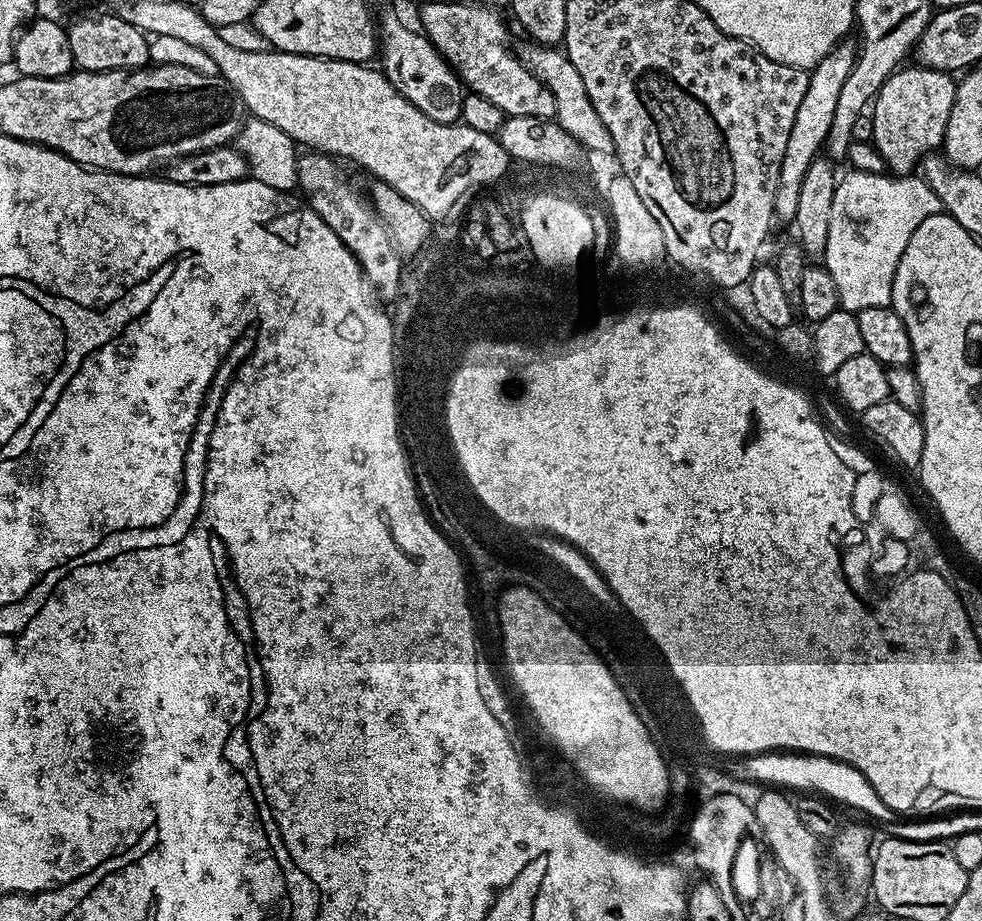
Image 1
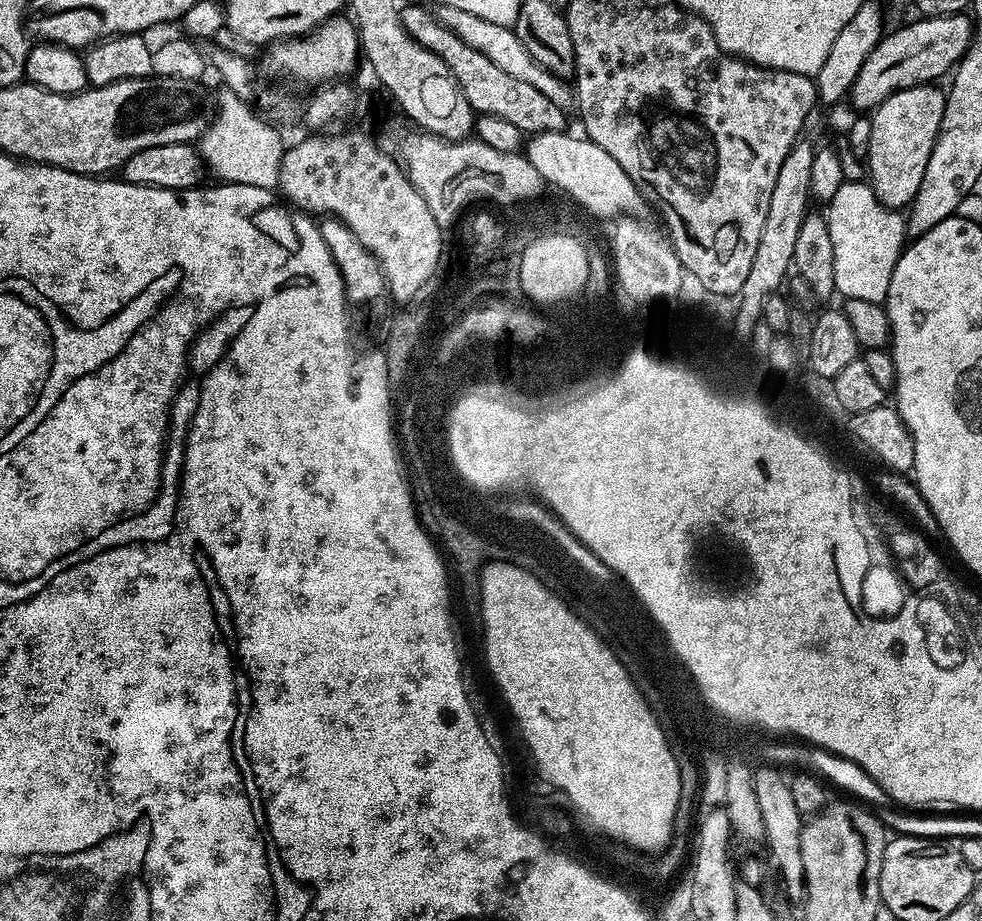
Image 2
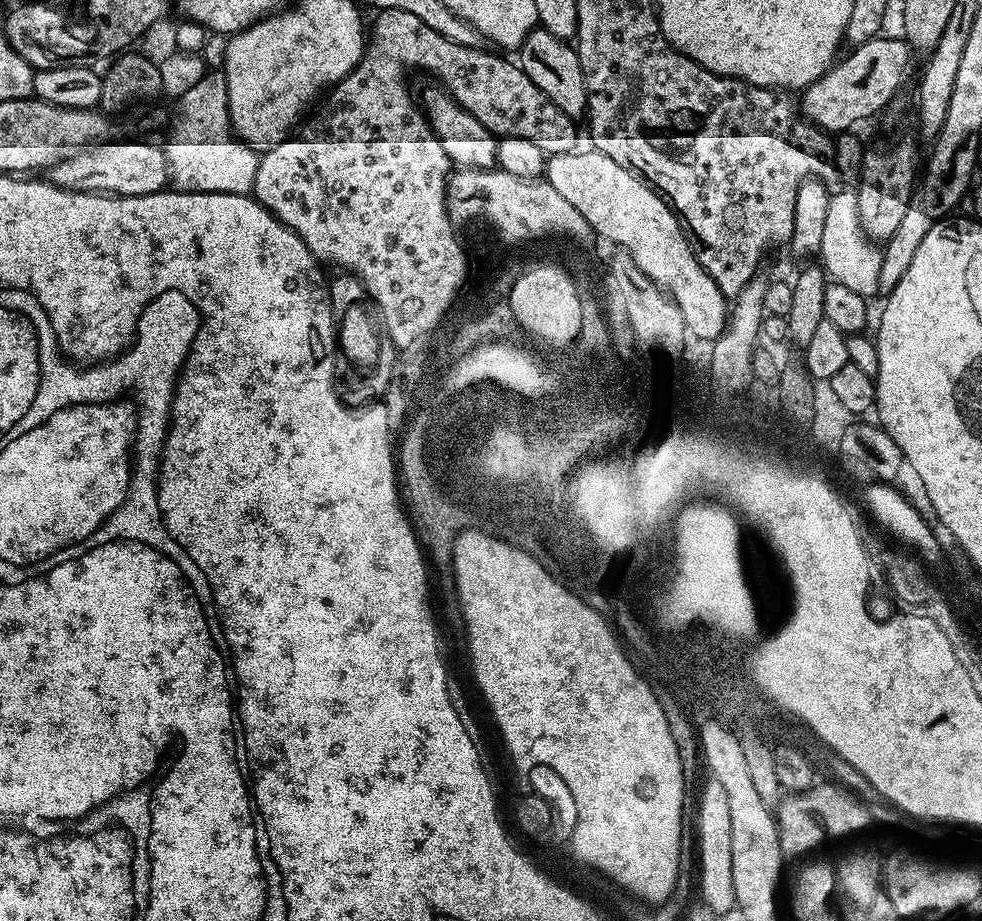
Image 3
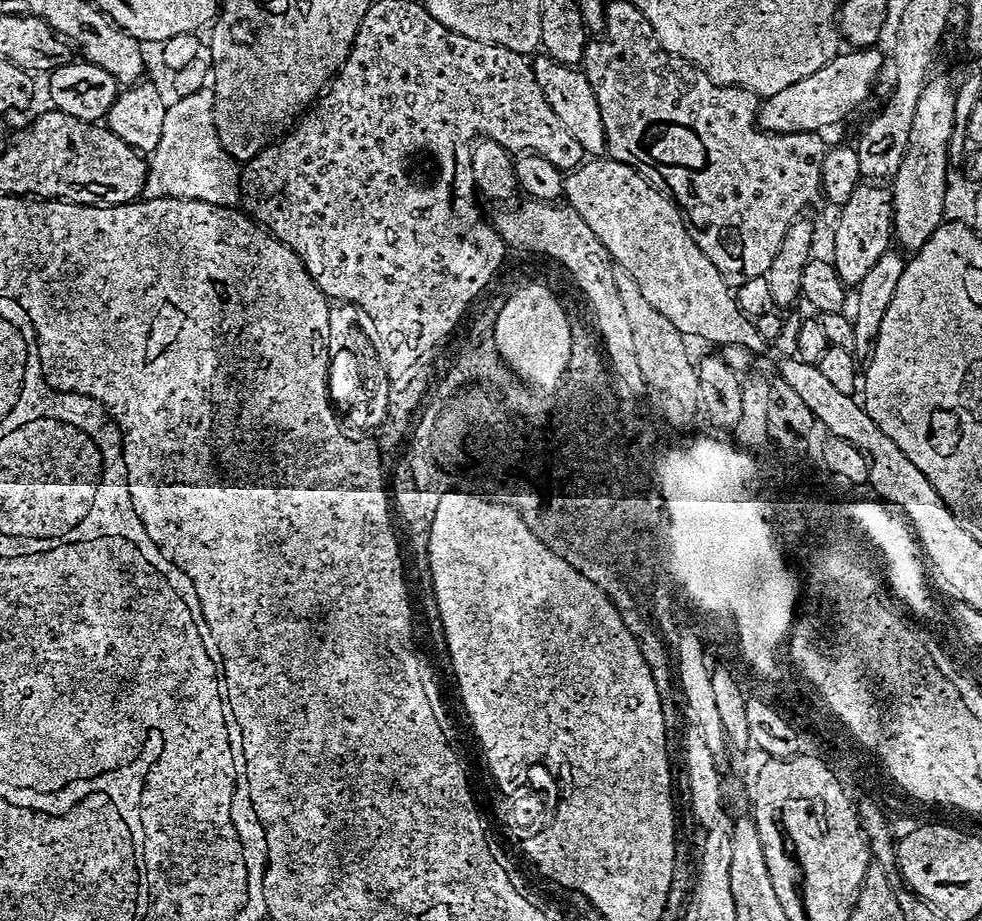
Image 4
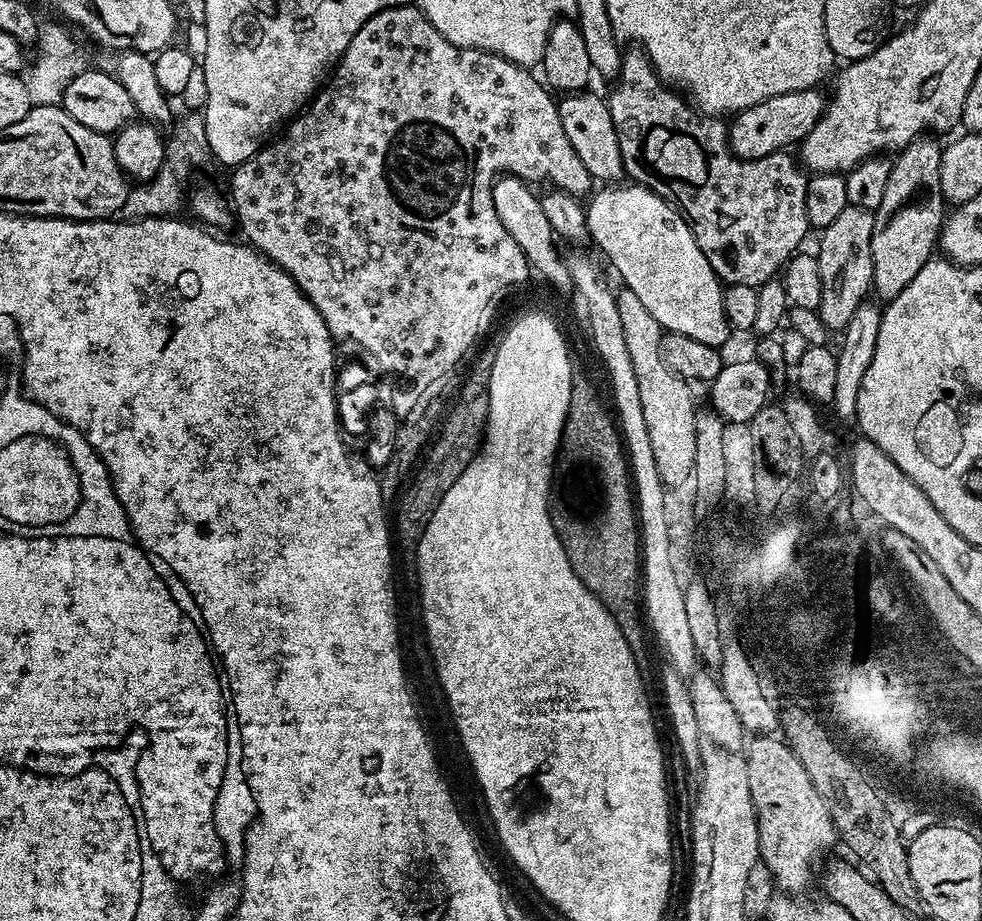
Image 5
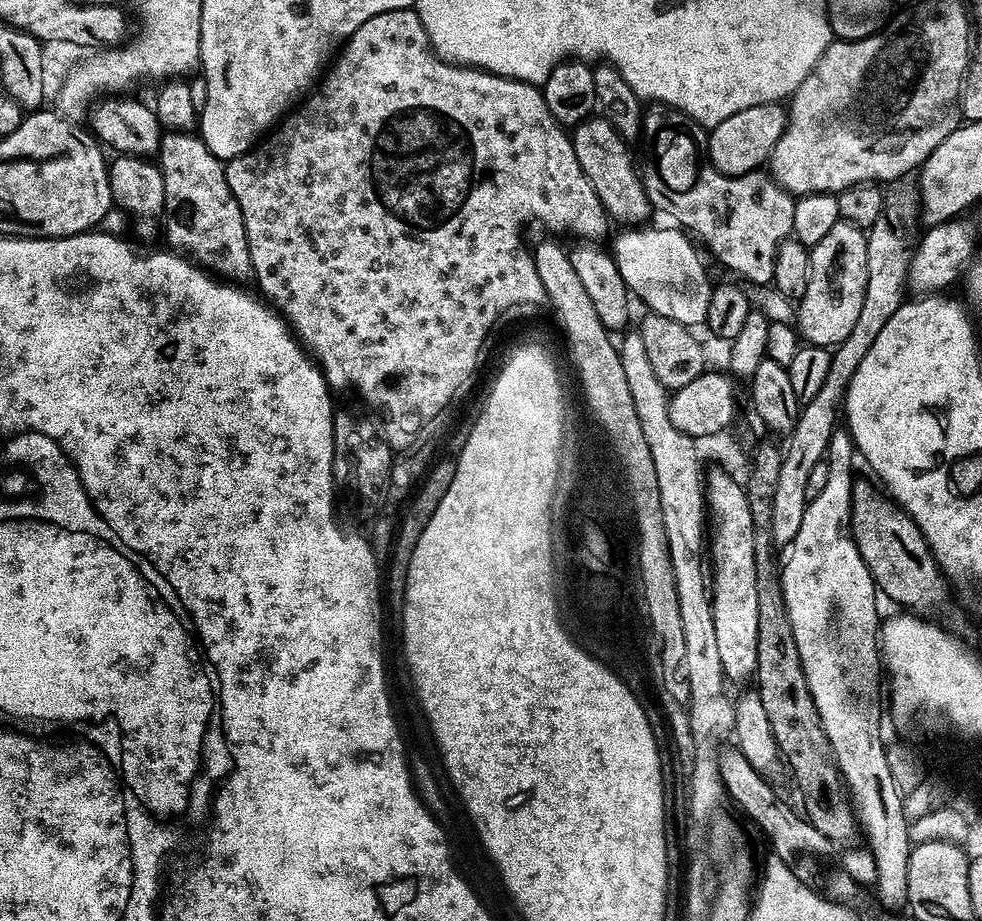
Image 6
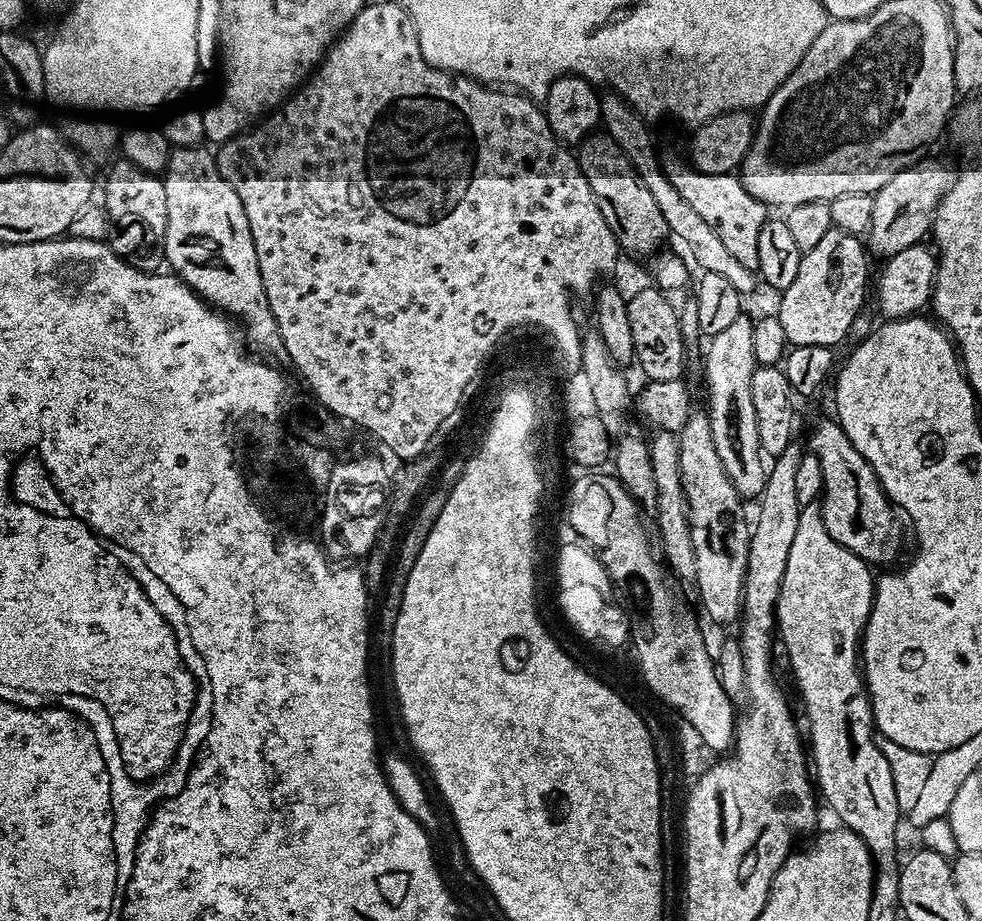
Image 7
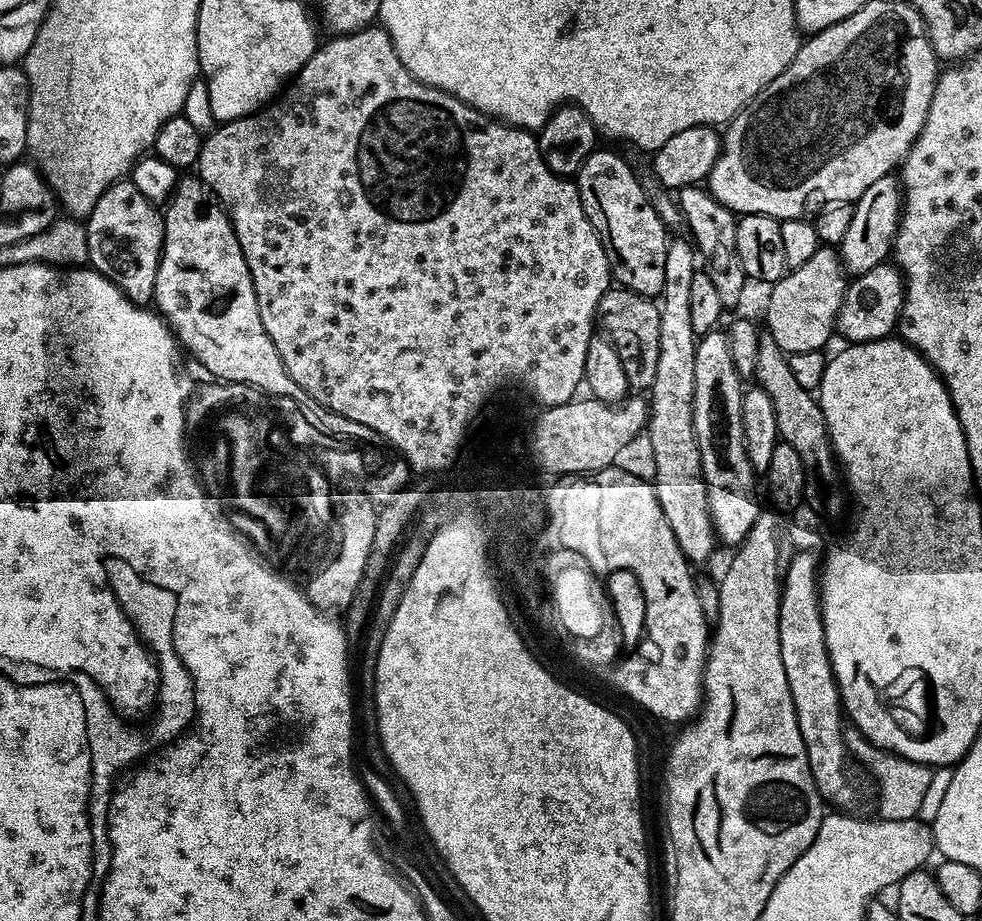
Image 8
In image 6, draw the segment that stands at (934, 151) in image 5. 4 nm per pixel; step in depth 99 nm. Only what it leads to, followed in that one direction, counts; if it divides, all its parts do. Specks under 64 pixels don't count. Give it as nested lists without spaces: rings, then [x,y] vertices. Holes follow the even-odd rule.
[[[904,178],[893,183],[887,189],[884,198],[884,214],[867,229],[868,249],[866,250],[866,298],[862,298],[862,314],[858,314],[858,322],[854,322],[854,330],[846,334],[846,338],[831,349],[830,374],[826,374],[826,382],[822,382],[822,390],[814,394],[801,407],[800,416],[787,437],[788,449],[783,449],[783,460],[778,472],[778,482],[773,492],[773,538],[777,545],[787,546],[792,543],[794,534],[798,534],[798,526],[802,526],[802,514],[808,501],[808,483],[810,470],[825,459],[828,443],[838,427],[836,415],[841,415],[844,398],[852,381],[854,370],[862,366],[862,358],[866,358],[866,350],[874,346],[874,338],[878,338],[882,326],[894,318],[894,310],[905,303],[908,288],[908,271],[913,251],[918,243],[916,220],[921,219],[922,205],[920,193],[911,179]]]

